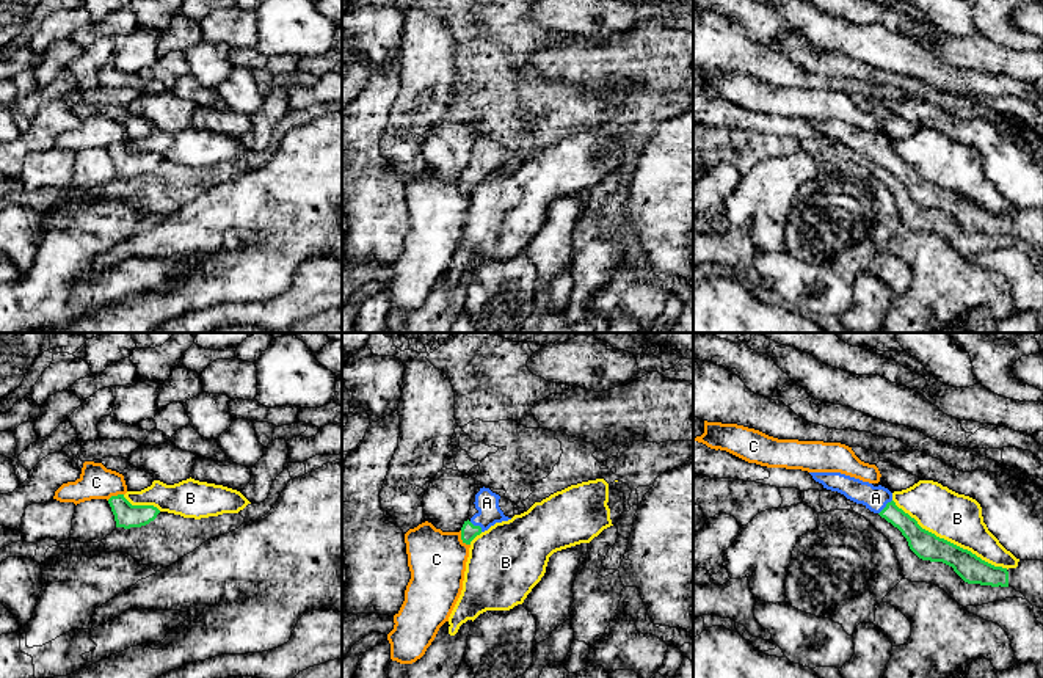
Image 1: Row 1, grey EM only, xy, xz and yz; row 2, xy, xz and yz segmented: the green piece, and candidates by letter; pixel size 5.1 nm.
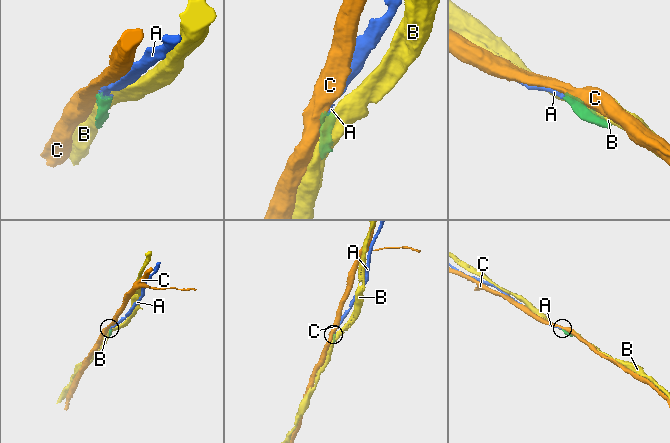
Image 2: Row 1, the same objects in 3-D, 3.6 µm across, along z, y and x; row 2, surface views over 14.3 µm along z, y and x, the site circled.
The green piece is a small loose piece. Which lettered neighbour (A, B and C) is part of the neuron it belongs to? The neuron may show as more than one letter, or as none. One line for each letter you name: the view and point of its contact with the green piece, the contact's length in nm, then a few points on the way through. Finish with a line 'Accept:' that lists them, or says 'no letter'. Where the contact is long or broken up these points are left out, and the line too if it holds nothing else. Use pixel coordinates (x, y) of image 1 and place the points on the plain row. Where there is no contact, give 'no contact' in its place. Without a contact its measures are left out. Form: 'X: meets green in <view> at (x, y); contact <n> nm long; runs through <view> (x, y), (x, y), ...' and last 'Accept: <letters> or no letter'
A: meets green in xz at (477, 174); contact 90 nm long; runs through xz (468, 179), (477, 174), (486, 165), (486, 151)
Accept: A

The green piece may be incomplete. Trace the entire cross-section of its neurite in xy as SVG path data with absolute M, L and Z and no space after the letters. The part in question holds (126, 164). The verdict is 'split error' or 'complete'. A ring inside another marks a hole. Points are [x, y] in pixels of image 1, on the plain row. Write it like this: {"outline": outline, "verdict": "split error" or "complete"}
{"outline": "M124 143L111 144L108 148L114 163L116 176L141 176L157 166L160 159L154 154L132 154Z", "verdict": "complete"}

